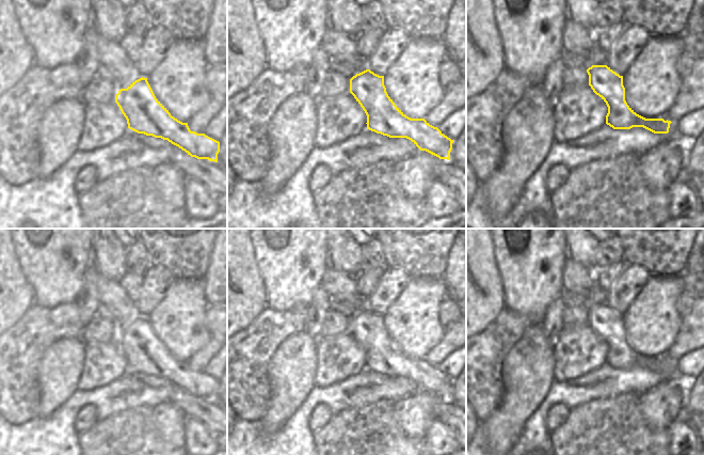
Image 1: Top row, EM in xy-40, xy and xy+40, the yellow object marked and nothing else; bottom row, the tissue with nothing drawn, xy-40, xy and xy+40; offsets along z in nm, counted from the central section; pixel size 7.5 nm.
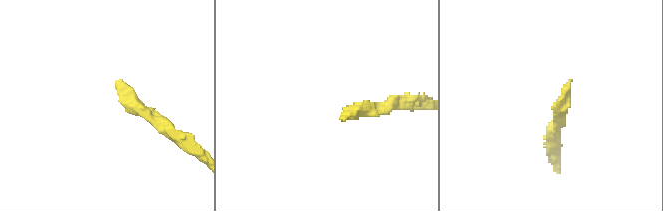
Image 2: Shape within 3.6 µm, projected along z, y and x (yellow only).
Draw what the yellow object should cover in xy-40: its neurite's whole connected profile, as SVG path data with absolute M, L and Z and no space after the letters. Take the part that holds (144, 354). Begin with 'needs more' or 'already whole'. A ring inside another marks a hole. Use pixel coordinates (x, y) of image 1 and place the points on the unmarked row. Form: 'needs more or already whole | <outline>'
already whole | M140 317L127 328L121 328L115 342L127 359L128 367L146 375L167 379L191 396L218 402L220 381L191 371L188 362L171 355L156 338L147 317Z

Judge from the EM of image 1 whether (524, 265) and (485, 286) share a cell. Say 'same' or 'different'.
different

